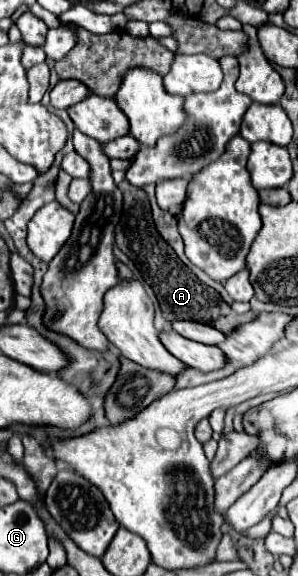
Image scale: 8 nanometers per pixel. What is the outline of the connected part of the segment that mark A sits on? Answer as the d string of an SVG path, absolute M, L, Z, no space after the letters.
M123 180L119 184L119 188L123 190L123 214L121 220L115 228L115 240L119 250L129 256L133 260L133 264L137 266L137 270L141 272L141 276L145 278L145 282L153 288L159 304L161 304L161 312L169 322L175 320L195 320L195 322L203 322L209 324L217 330L221 330L223 334L231 334L237 326L243 326L245 322L253 322L253 318L257 318L255 312L247 312L247 314L235 314L231 310L231 306L207 284L203 284L173 252L173 248L159 236L159 232L155 230L153 218L151 218L151 208L149 208L149 198L145 194L145 190L131 186L127 180Z

